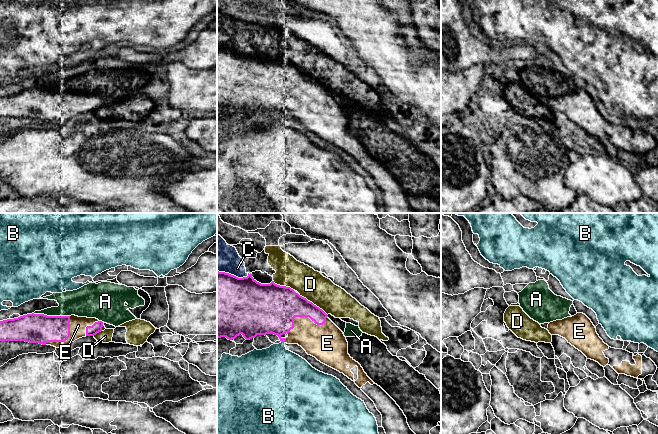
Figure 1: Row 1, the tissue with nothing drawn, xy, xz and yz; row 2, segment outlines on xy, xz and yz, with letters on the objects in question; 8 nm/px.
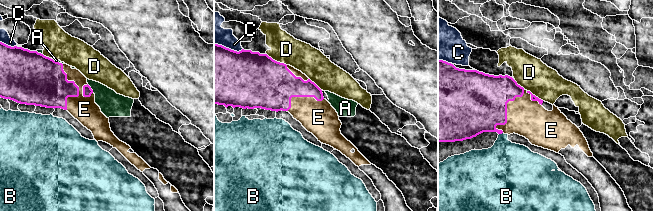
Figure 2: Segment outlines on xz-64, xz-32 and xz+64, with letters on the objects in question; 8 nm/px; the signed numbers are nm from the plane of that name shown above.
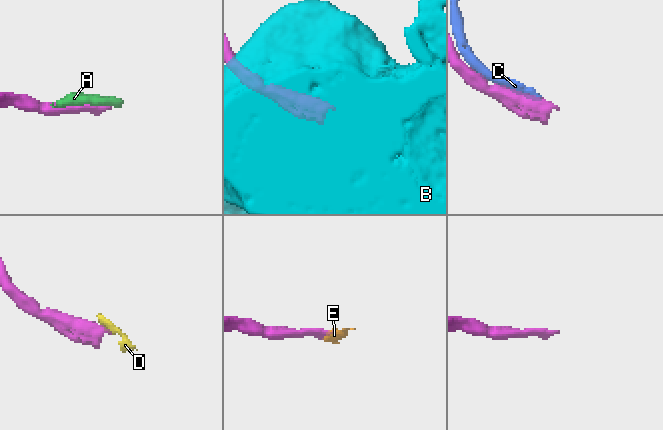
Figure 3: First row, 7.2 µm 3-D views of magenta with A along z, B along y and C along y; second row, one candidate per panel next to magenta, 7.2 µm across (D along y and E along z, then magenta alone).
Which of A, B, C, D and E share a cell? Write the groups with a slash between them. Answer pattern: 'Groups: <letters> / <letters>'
Groups: A / B / C D / E

